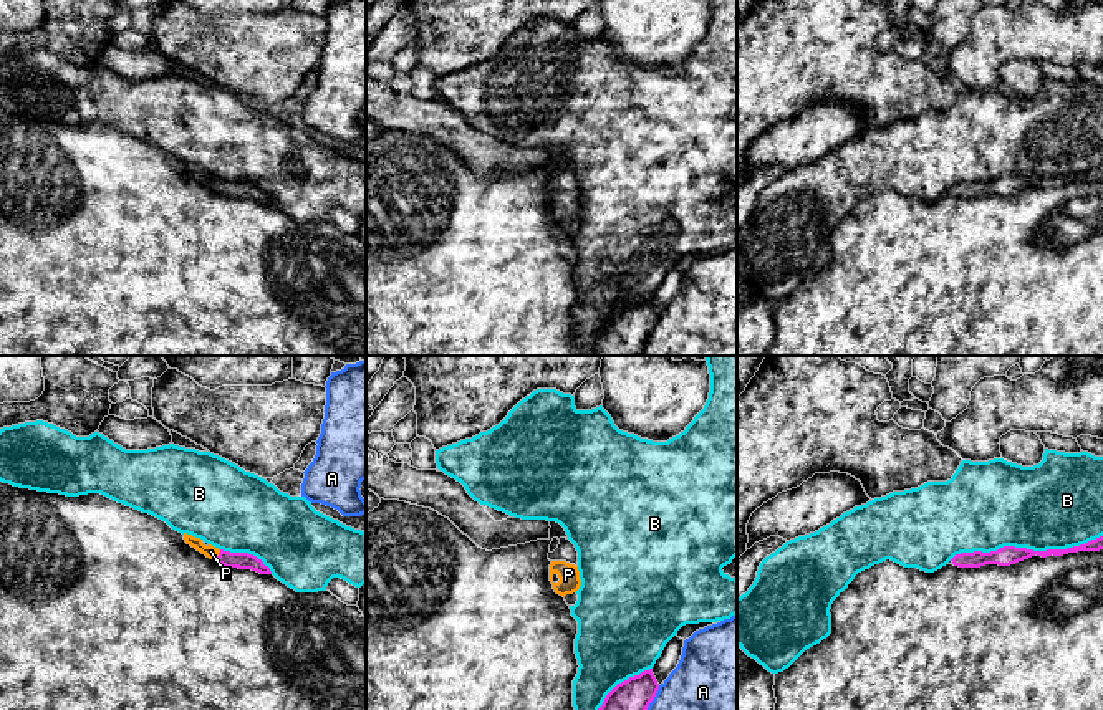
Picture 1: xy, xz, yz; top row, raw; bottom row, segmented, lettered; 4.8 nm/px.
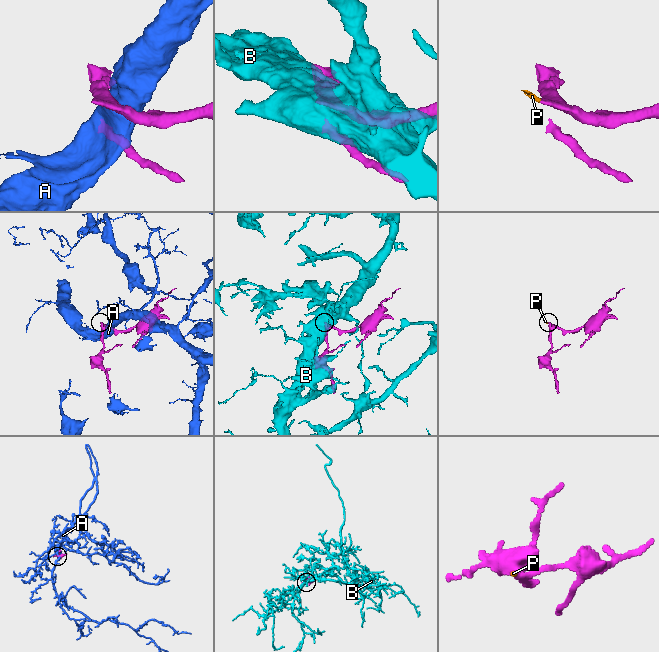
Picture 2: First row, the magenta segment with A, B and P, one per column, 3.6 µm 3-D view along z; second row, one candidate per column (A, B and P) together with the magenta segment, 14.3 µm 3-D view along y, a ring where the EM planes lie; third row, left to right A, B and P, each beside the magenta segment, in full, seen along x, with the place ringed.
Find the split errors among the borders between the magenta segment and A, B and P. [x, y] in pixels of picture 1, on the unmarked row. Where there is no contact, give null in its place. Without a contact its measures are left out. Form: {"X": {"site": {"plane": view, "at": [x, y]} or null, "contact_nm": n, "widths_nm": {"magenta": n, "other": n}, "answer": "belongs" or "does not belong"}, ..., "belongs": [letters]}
{"A": {"site": {"plane": "xz", "at": [648, 335]}, "contact_nm": 240, "widths_nm": {"magenta": 200, "other": 480}, "answer": "does not belong"}, "B": {"site": {"plane": "yz", "at": [1025, 177]}, "contact_nm": 750, "widths_nm": {"magenta": 100, "other": 440}, "answer": "does not belong"}, "P": {"site": {"plane": "xy", "at": [219, 184]}, "contact_nm": 60, "widths_nm": {"magenta": 80, "other": 70}, "answer": "belongs"}, "belongs": ["P"]}

